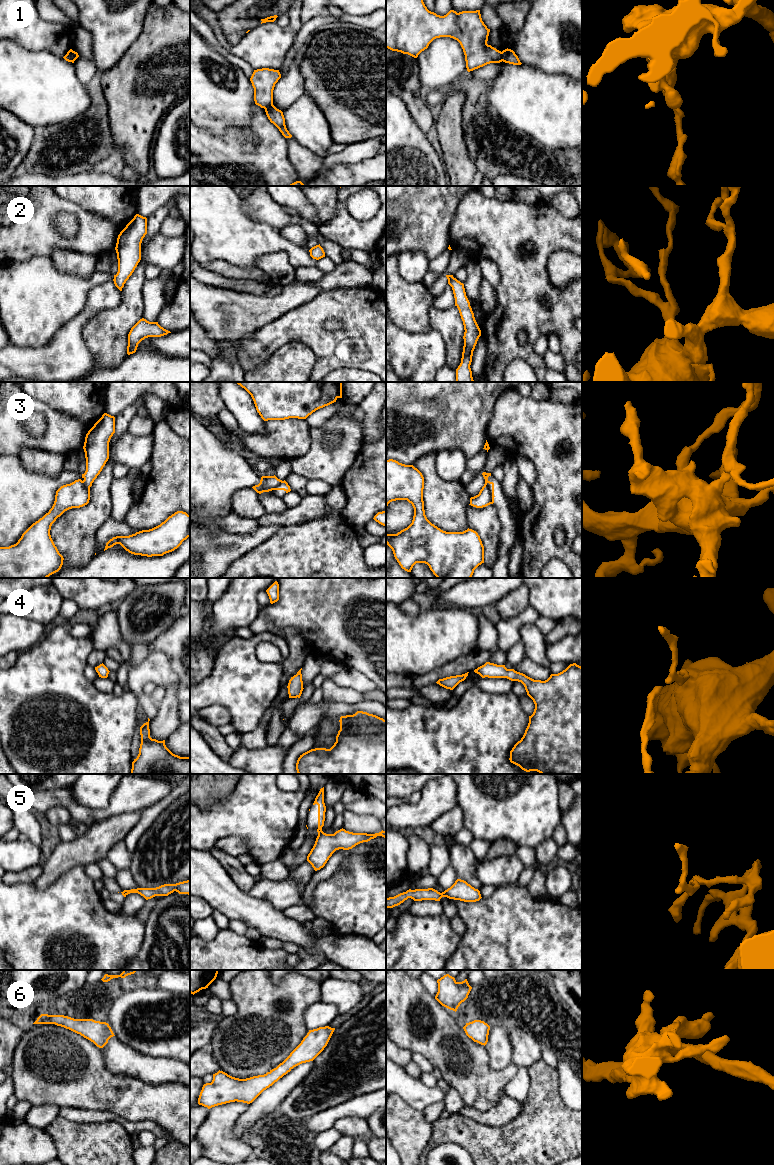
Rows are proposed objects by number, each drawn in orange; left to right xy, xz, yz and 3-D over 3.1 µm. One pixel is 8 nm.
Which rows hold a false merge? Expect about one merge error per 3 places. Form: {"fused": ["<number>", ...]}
{"fused": ["1", "3", "5"]}

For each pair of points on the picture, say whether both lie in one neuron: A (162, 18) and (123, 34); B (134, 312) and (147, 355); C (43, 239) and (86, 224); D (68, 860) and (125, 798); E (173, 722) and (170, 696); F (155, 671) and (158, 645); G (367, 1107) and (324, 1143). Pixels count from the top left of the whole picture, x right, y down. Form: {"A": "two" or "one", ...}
{"A": "two", "B": "two", "C": "one", "D": "two", "E": "one", "F": "two", "G": "two"}

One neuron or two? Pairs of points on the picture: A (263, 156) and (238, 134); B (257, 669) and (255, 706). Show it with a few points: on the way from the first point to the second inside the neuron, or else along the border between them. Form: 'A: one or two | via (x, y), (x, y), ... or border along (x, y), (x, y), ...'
A: one | via (253, 156), (246, 156), (238, 148), (238, 144)
B: one | via (257, 678), (255, 697)

